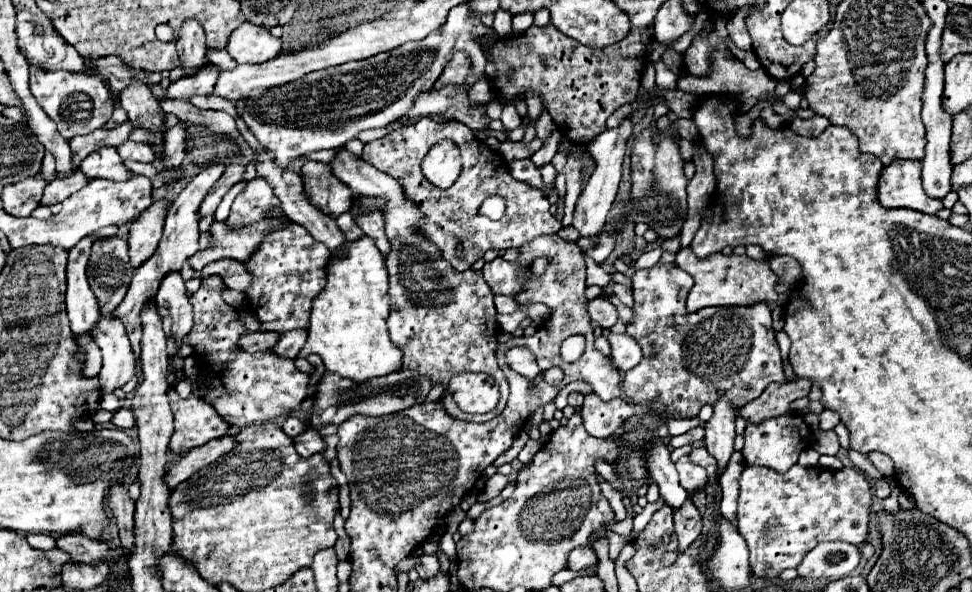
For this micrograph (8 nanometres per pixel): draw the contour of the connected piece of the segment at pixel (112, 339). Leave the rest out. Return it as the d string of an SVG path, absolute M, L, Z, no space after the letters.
M101 314L97 326L93 328L93 338L103 352L103 366L99 372L101 392L113 392L127 384L137 372L137 360L131 350L125 326L119 318L111 314Z

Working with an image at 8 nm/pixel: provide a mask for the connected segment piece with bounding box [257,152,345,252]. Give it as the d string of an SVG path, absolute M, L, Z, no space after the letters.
M261 152L259 158L257 158L257 172L261 178L265 178L273 188L275 188L275 196L281 200L281 210L287 214L287 218L291 222L297 222L301 226L305 226L309 230L309 234L323 242L331 252L337 252L339 246L345 242L345 236L343 232L337 228L335 220L327 214L323 214L321 210L317 210L311 202L309 202L309 196L305 194L305 186L303 186L303 178L297 174L297 172L291 172L291 170L281 170L273 164L273 154L271 152Z

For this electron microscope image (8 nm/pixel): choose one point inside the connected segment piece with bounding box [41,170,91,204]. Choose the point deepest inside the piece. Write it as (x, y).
(60, 188)

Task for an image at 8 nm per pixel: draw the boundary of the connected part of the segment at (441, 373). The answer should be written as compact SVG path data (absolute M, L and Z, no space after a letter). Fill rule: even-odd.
M341 150L335 160L331 160L333 174L341 182L345 182L355 196L365 198L381 198L385 200L383 216L385 216L385 234L391 244L391 252L385 256L385 266L389 272L389 296L391 296L391 314L389 314L389 334L391 342L403 352L403 370L417 370L425 374L433 386L443 386L441 404L443 410L457 418L469 422L487 422L501 414L507 404L509 386L507 378L497 366L497 336L501 326L497 322L497 310L493 304L493 292L483 280L481 272L457 272L441 258L441 252L425 234L417 230L417 222L421 222L423 214L419 206L405 198L401 184L379 170L375 170L365 160L353 156L349 150ZM465 372L485 372L489 374L501 388L499 404L487 414L463 414L453 400L449 388L449 380L457 374Z

